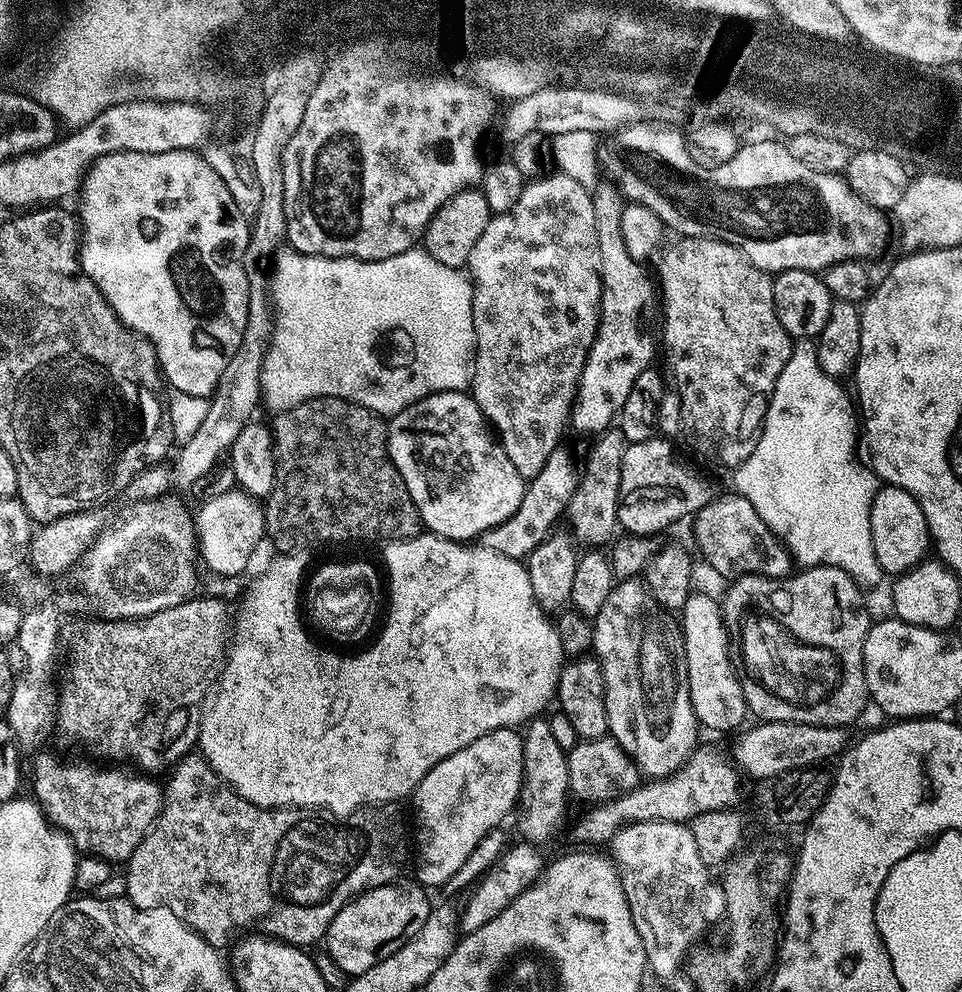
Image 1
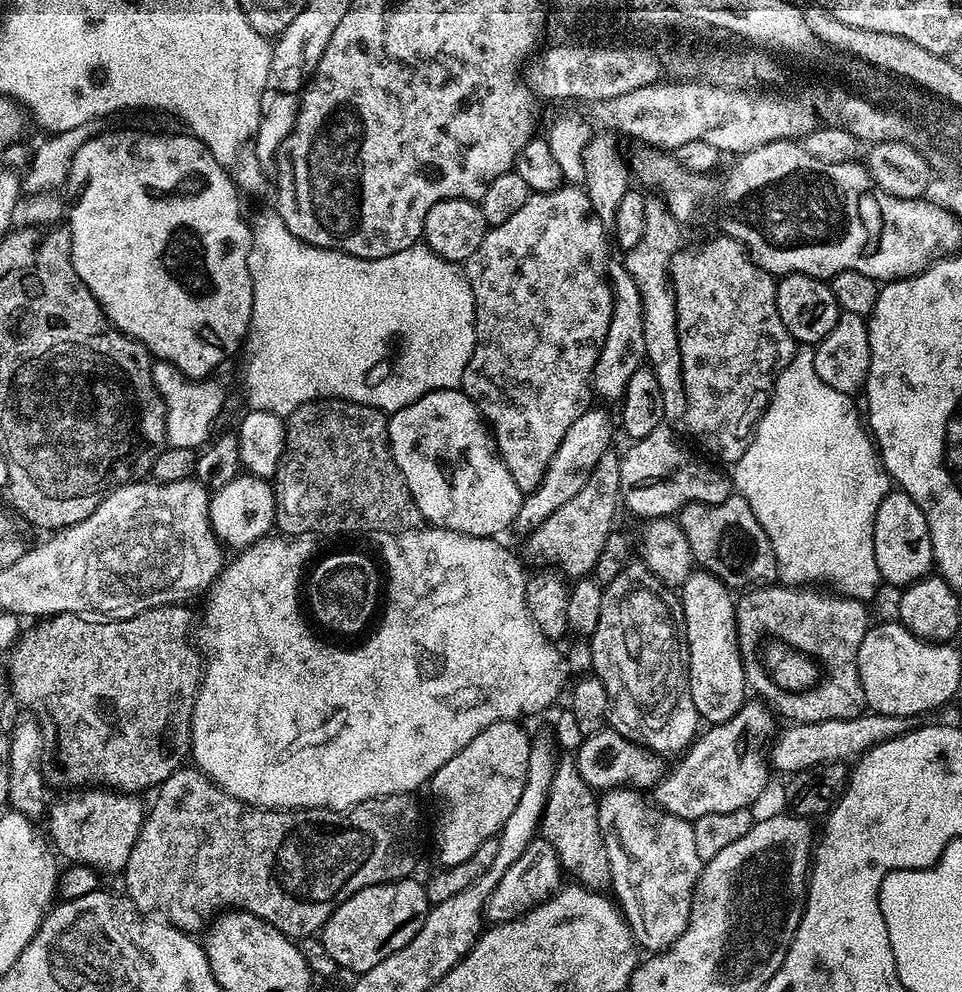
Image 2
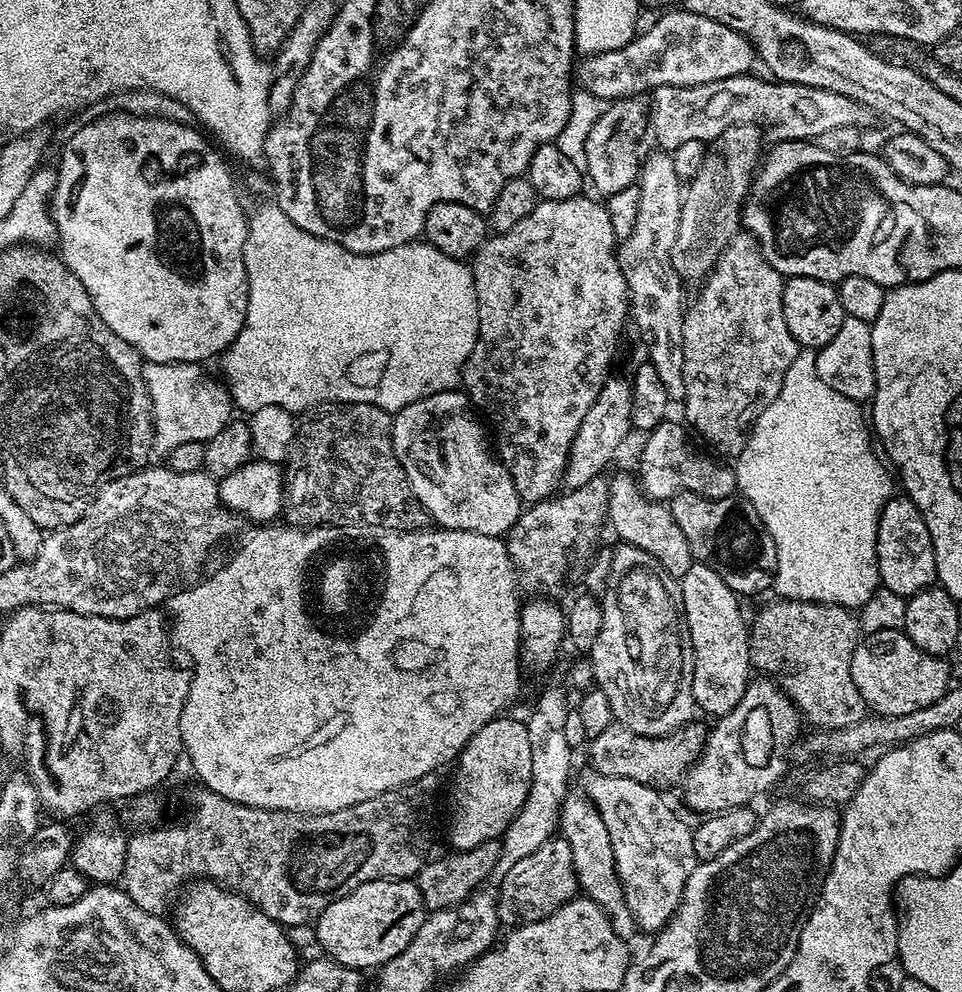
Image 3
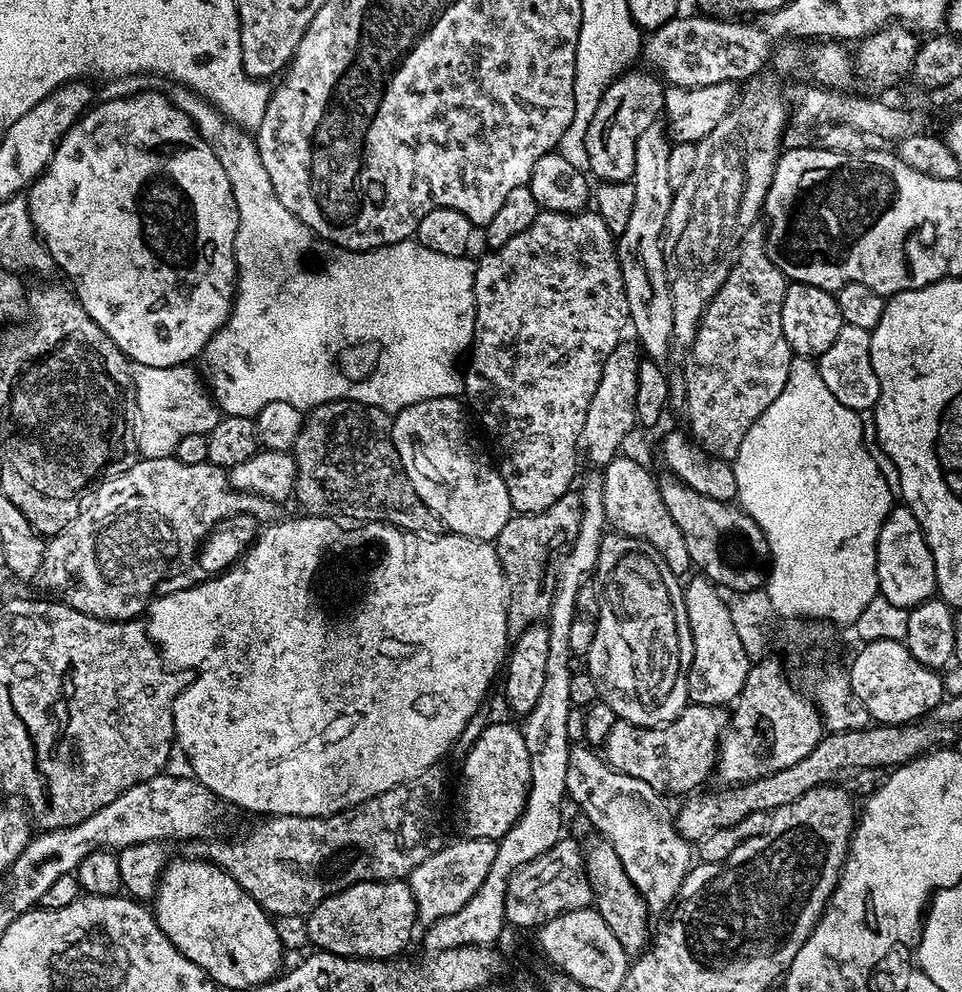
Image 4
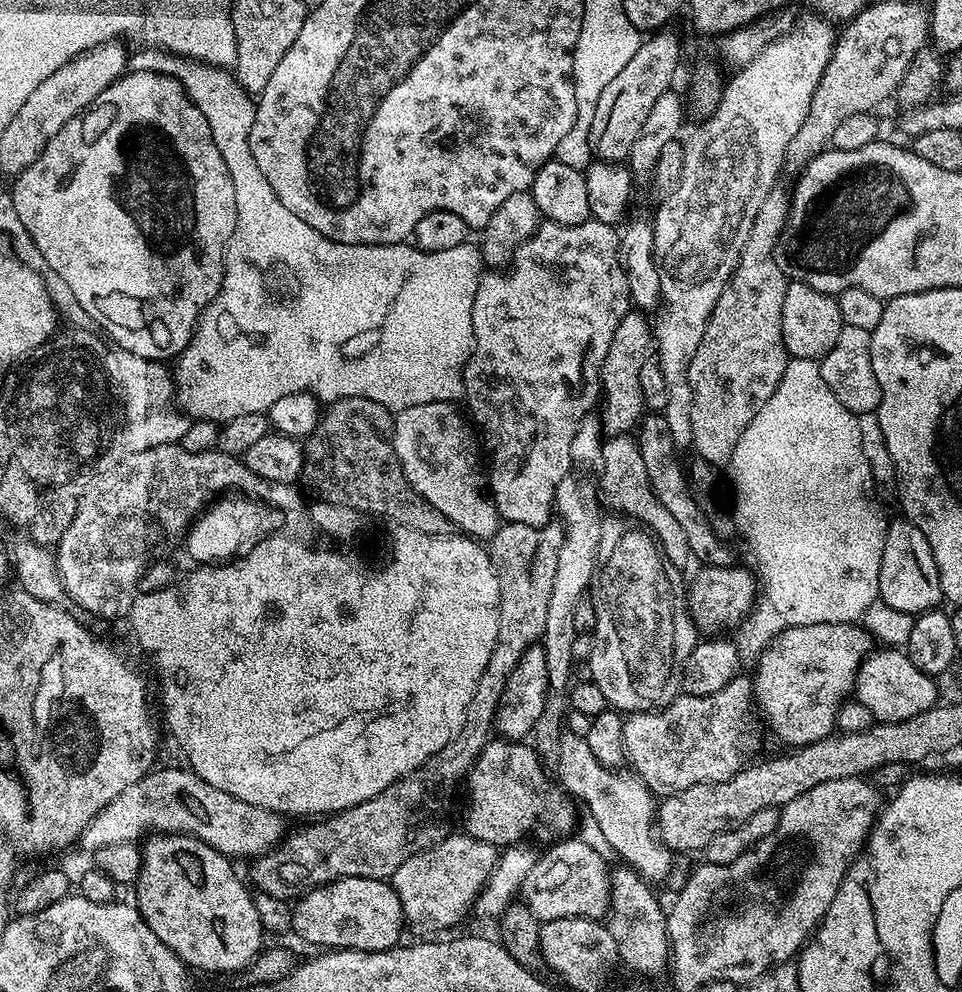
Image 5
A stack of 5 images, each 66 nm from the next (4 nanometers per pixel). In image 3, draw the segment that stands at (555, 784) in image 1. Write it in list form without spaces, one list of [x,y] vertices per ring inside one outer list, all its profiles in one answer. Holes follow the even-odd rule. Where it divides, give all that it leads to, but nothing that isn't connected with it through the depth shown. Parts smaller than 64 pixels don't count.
[[[569,794],[560,806],[559,835],[570,846],[570,858],[574,862],[576,883],[579,891],[608,915],[612,921],[614,934],[621,938],[637,935],[638,929],[630,914],[630,906],[624,897],[624,887],[618,878],[614,846],[610,846],[610,834],[606,822],[598,814],[596,807],[583,794]]]

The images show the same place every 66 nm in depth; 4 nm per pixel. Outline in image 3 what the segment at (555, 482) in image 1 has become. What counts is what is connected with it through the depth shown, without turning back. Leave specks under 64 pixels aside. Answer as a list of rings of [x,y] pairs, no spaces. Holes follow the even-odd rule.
[[[613,375],[604,381],[598,398],[594,398],[594,406],[582,418],[582,426],[578,426],[578,434],[574,434],[574,442],[570,446],[568,461],[564,467],[565,489],[571,490],[578,486],[586,486],[590,478],[605,475],[608,463],[616,456],[616,451],[624,444],[628,432],[633,431],[630,422],[630,406],[632,405],[632,385],[627,379]]]

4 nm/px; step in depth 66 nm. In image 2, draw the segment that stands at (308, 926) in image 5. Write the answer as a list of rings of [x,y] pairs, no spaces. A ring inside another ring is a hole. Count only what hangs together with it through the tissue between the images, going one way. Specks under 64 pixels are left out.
[[[416,878],[366,886],[338,905],[318,937],[340,970],[359,974],[378,966],[382,958],[390,958],[394,950],[402,950],[422,930],[429,907],[427,887]]]

